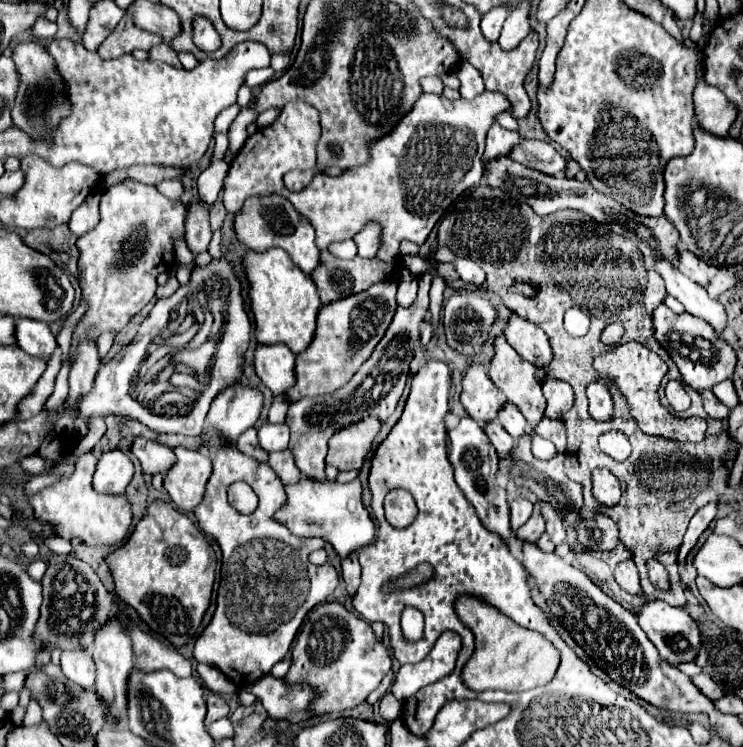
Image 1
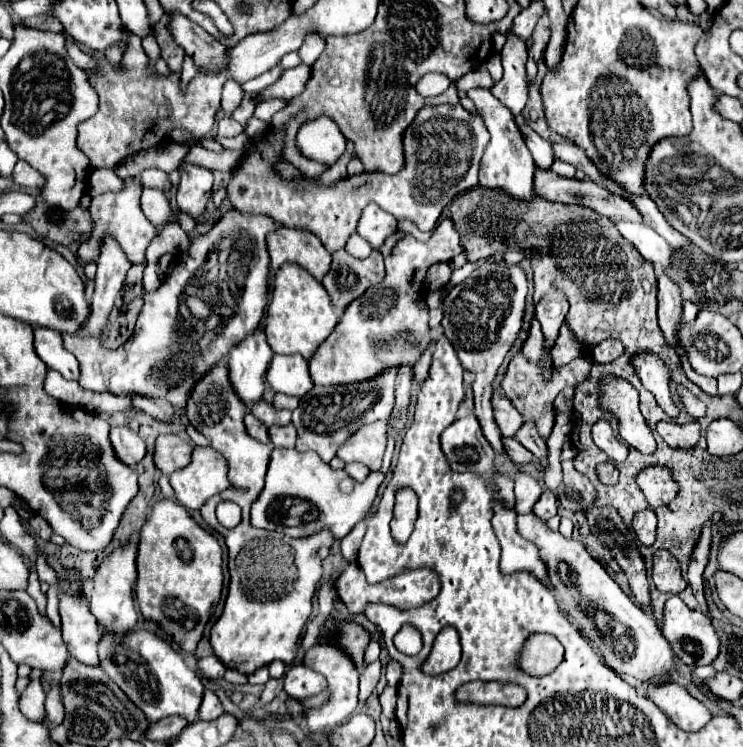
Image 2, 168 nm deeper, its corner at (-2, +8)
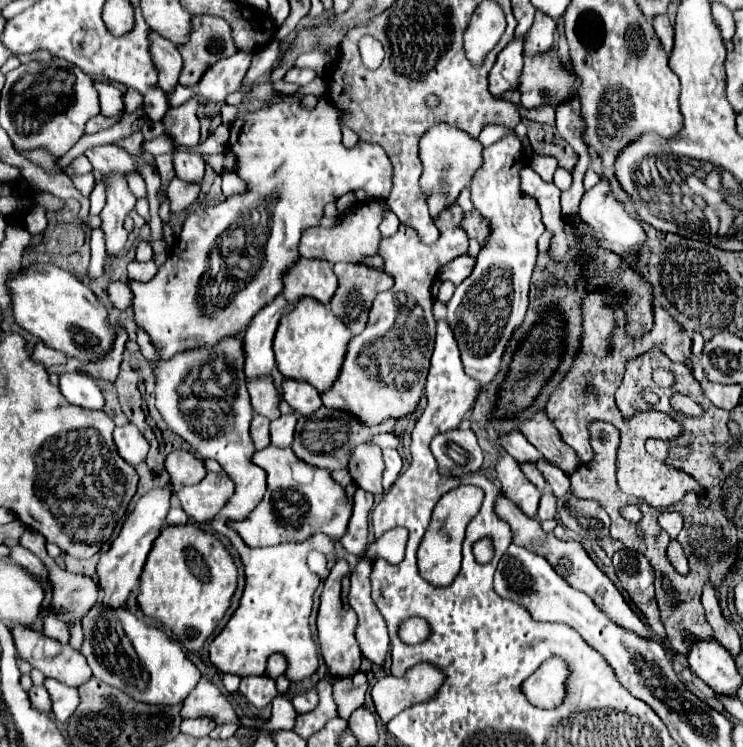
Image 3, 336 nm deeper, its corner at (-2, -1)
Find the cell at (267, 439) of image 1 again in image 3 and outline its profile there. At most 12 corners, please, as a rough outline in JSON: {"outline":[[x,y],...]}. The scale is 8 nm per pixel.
{"outline":[[270,374],[250,380],[256,414],[280,416],[280,392]]}

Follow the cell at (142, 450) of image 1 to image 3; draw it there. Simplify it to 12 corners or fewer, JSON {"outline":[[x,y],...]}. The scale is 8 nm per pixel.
{"outline":[[190,452],[170,454],[166,470],[176,488],[204,480],[206,468]]}

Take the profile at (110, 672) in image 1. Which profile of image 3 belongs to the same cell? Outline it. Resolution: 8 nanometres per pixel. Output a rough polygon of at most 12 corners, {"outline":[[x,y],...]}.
{"outline":[[170,486],[148,490],[100,554],[100,602],[126,604],[170,512]]}

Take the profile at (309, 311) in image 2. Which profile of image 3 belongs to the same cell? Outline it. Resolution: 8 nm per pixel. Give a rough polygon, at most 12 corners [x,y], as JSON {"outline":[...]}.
{"outline":[[302,298],[274,338],[284,378],[320,394],[336,382],[350,330]]}

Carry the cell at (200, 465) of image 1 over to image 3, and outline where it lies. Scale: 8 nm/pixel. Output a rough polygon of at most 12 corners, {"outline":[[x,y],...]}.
{"outline":[[226,474],[178,488],[182,510],[198,524],[214,520],[234,494]]}

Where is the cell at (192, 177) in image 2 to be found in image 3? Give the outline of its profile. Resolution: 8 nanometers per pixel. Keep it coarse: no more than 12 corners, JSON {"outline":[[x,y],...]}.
{"outline":[[172,150],[176,176],[202,184],[204,160],[198,152]]}

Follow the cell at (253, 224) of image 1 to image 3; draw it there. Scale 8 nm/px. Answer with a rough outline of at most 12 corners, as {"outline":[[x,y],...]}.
{"outline":[[298,258],[284,280],[290,304],[328,304],[338,288],[324,260]]}

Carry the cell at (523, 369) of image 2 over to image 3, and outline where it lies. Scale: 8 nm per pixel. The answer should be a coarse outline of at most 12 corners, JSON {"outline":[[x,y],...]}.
{"outline":[[544,412],[520,428],[542,458],[566,476],[580,468],[578,454],[562,440]]}

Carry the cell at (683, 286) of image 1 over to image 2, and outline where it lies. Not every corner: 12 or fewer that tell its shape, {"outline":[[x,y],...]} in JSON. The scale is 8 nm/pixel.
{"outline":[[644,223],[616,229],[658,269],[672,267],[672,249]]}

